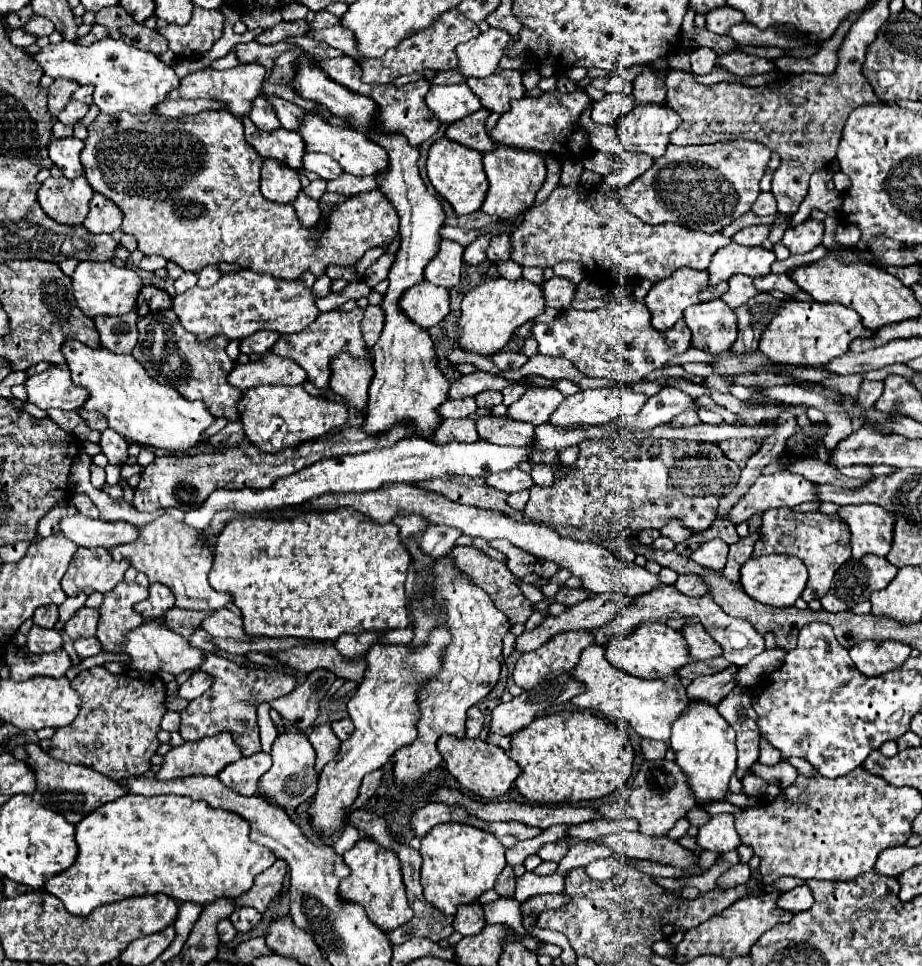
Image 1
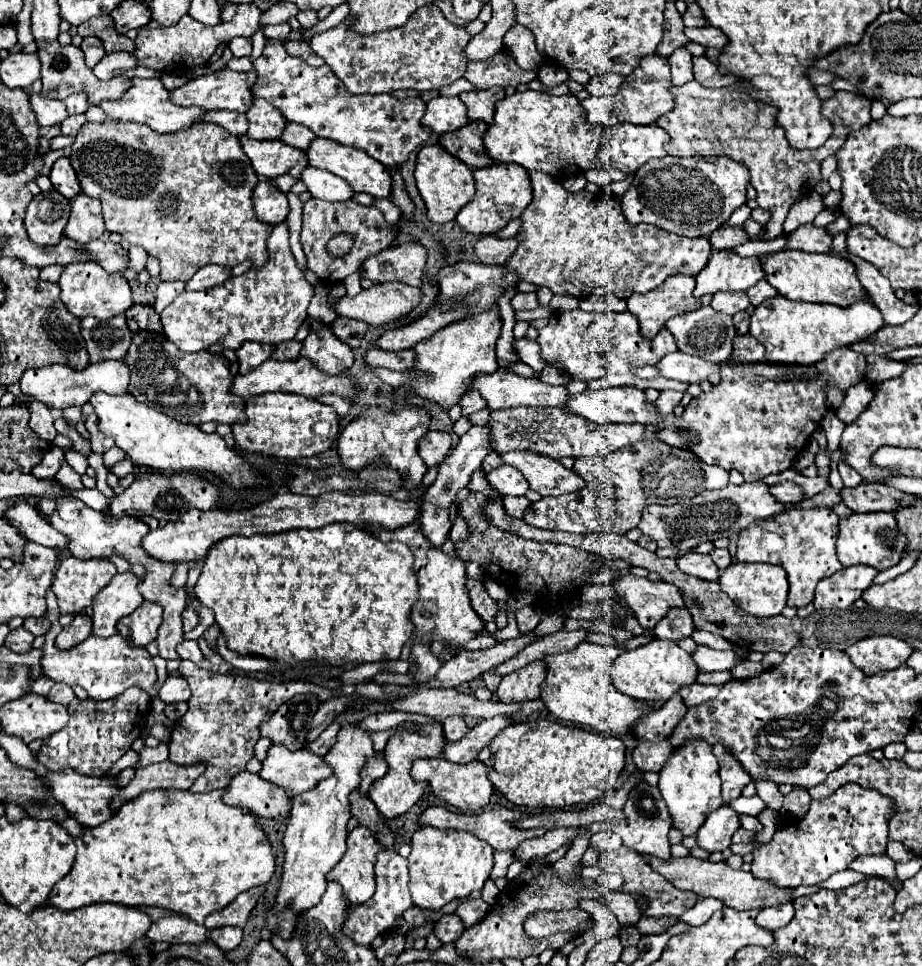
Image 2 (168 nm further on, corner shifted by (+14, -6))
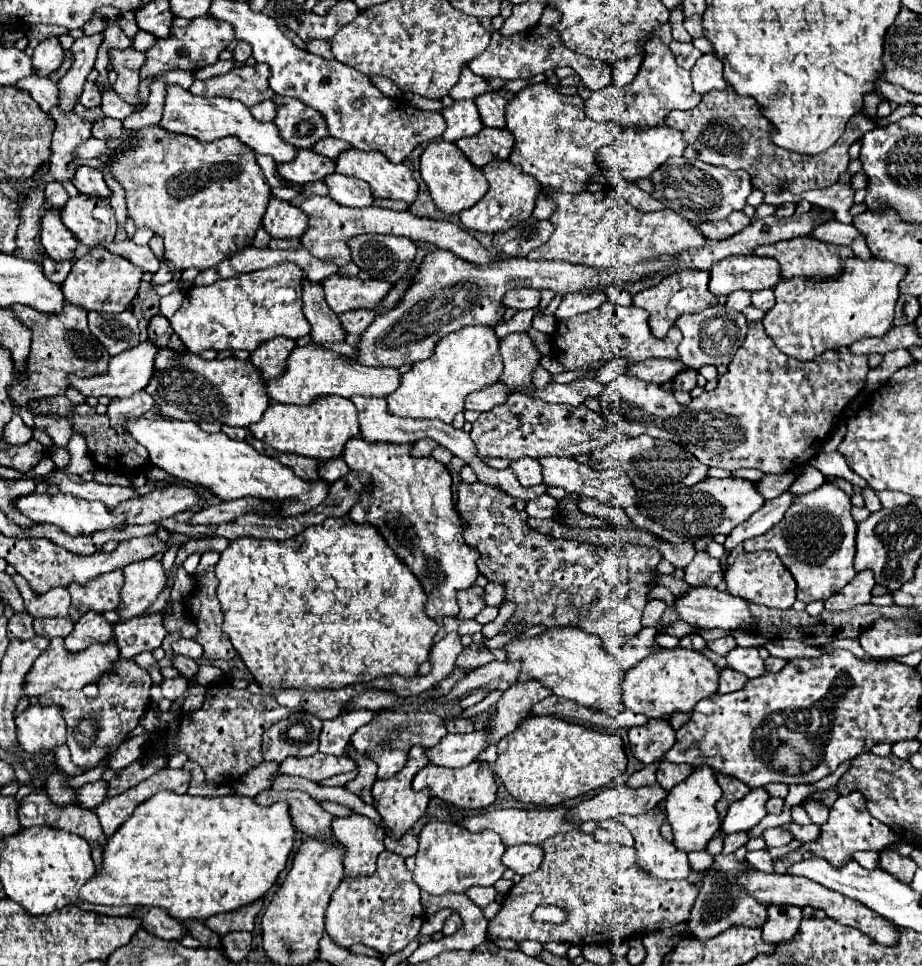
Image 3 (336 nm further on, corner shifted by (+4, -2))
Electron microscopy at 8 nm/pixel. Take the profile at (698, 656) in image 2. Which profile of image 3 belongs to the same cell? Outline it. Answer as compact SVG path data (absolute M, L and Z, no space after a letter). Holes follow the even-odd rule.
M736 647L736 649L732 649L732 651L726 655L726 661L728 661L728 665L730 665L734 671L740 671L740 673L744 673L744 675L750 677L750 679L762 677L762 675L766 673L766 665L764 665L764 661L760 659L756 647L750 647L750 649Z

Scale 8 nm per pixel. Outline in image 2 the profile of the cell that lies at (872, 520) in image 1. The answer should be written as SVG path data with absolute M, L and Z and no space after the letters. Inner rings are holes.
M874 511L874 513L852 513L846 519L840 519L838 533L838 559L844 567L852 565L870 565L878 571L884 571L900 561L900 551L904 551L904 537L896 527L896 519L892 513Z

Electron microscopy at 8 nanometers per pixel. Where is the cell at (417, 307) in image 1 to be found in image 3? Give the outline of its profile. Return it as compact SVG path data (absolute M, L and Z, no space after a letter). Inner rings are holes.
M330 275L322 279L322 287L330 309L340 315L352 309L374 309L392 285L382 279L362 281L358 277Z

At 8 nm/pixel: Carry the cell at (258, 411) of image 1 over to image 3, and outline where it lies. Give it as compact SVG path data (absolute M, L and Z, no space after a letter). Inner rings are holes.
M320 399L320 403L312 403L310 407L294 407L294 405L280 405L272 403L262 419L248 427L250 433L274 447L282 453L296 453L318 461L328 461L340 457L348 439L360 435L360 425L356 417L356 407L350 399Z

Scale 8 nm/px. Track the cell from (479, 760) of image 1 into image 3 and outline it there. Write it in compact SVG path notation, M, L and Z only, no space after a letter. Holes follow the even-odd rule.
M474 761L462 769L444 769L444 767L434 767L434 765L426 765L424 769L420 769L412 781L412 789L414 791L422 791L428 789L432 795L436 795L442 801L448 801L460 809L482 809L482 807L490 807L496 801L496 781L494 781L494 773L488 767L488 763L484 761Z

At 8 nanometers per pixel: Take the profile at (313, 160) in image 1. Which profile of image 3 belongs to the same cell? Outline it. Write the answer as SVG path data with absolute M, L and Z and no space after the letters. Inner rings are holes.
M340 173L330 175L330 179L324 179L324 183L330 189L330 197L344 207L370 207L374 197L370 193L370 187L354 177L346 177Z

